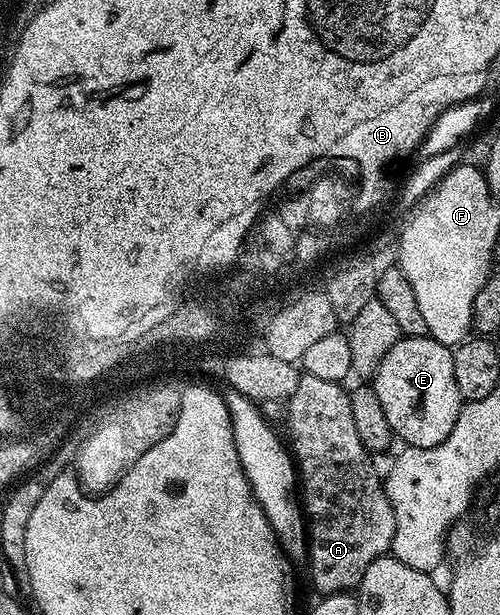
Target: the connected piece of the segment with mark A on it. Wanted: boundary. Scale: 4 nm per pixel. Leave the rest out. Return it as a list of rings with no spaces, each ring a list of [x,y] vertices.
[[[303,374],[297,388],[285,402],[285,438],[301,483],[301,503],[307,521],[306,532],[309,535],[309,571],[311,570],[311,582],[319,589],[320,595],[354,591],[361,576],[365,576],[365,568],[369,568],[375,558],[382,558],[390,551],[395,527],[393,508],[383,490],[380,475],[375,475],[372,455],[361,444],[361,436],[357,436],[357,424],[353,424],[353,411],[349,409],[350,393],[343,389],[338,382]]]

